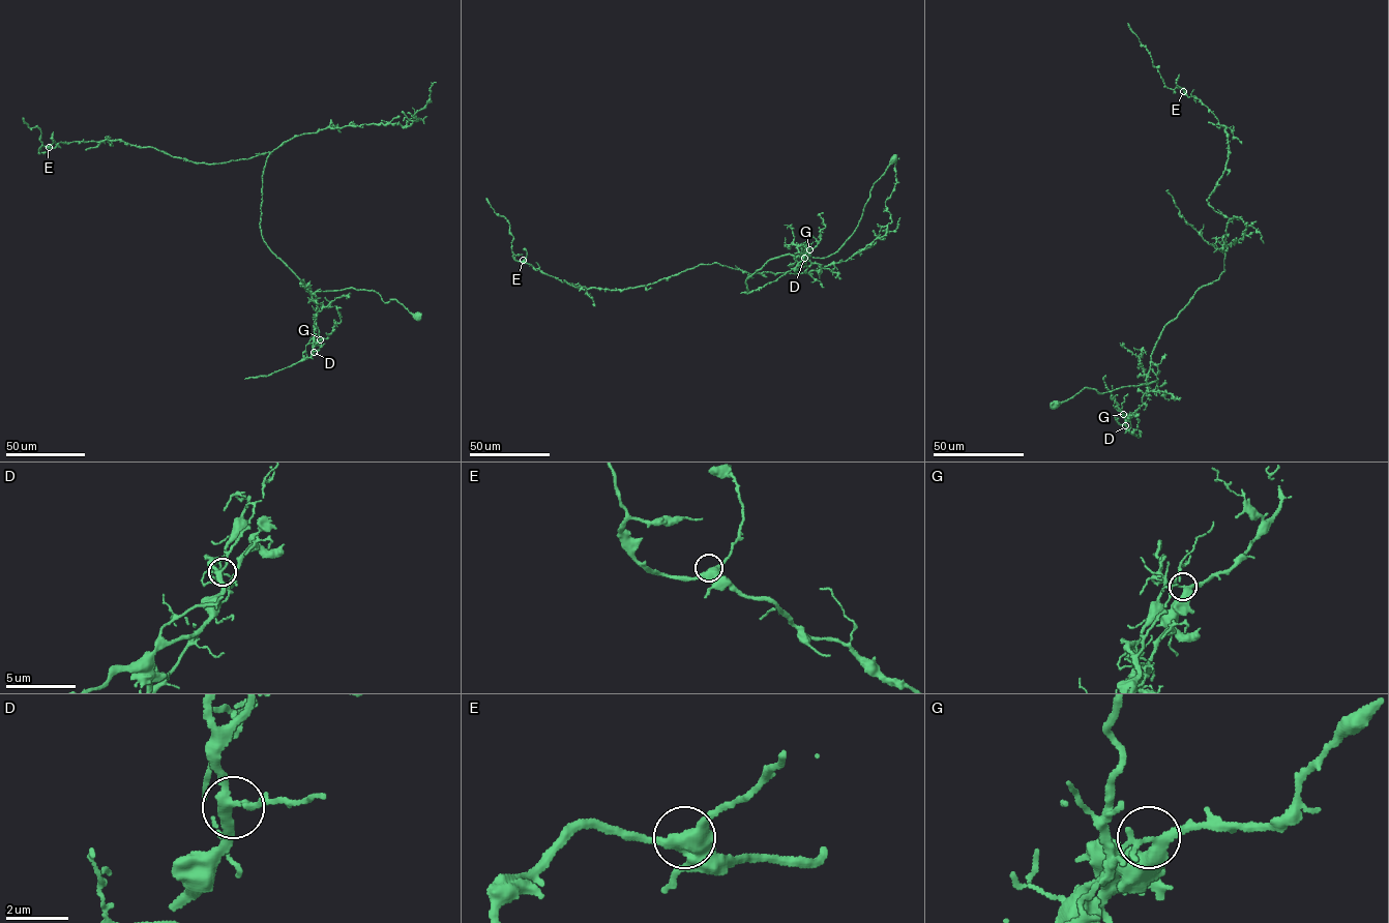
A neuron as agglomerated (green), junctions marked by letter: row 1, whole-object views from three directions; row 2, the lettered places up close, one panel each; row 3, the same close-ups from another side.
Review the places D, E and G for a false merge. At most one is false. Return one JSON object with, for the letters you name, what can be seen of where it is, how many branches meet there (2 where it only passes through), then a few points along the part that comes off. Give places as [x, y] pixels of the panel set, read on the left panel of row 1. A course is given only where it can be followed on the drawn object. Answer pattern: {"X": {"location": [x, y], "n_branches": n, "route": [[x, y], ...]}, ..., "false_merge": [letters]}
{"G": {"location": [320, 339], "n_branches": 3, "route": [[320, 338], [308, 357], [267, 376], [244, 379]]}, "false_merge": ["G"]}

